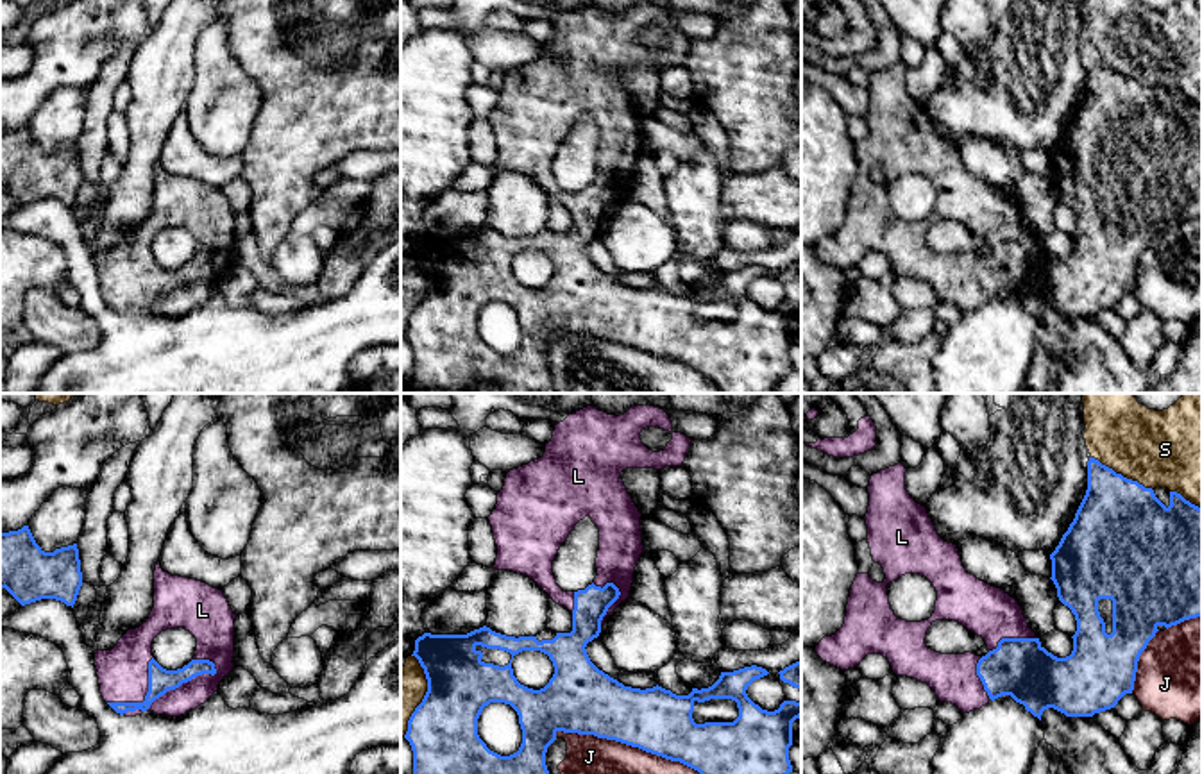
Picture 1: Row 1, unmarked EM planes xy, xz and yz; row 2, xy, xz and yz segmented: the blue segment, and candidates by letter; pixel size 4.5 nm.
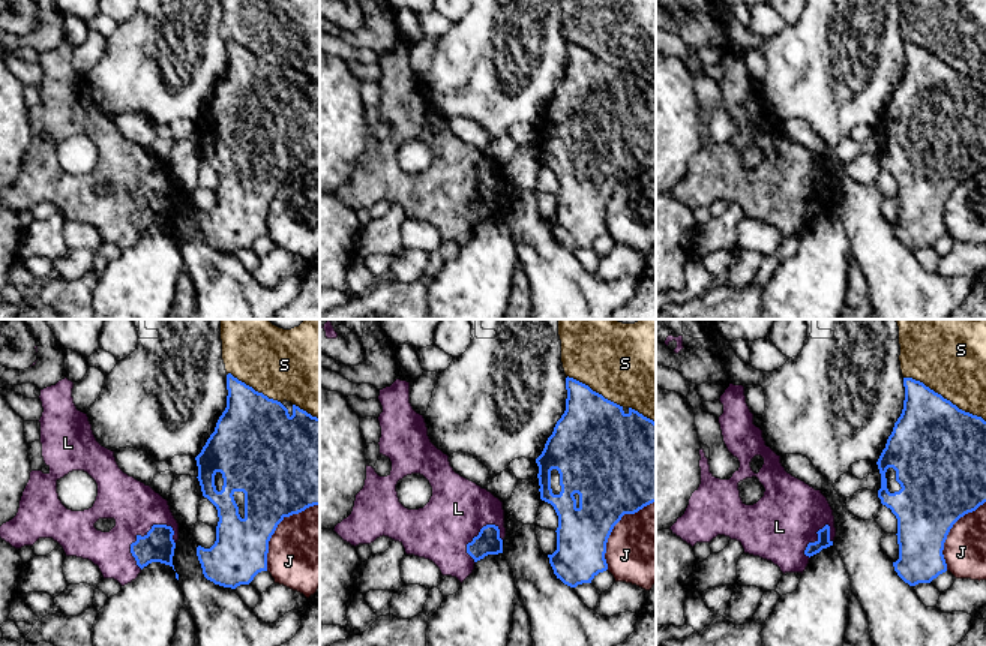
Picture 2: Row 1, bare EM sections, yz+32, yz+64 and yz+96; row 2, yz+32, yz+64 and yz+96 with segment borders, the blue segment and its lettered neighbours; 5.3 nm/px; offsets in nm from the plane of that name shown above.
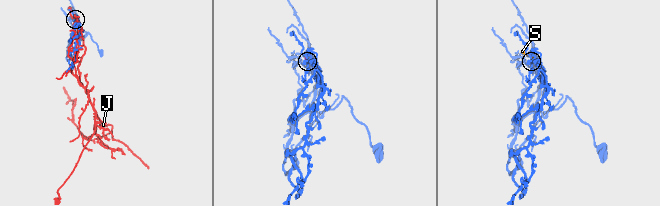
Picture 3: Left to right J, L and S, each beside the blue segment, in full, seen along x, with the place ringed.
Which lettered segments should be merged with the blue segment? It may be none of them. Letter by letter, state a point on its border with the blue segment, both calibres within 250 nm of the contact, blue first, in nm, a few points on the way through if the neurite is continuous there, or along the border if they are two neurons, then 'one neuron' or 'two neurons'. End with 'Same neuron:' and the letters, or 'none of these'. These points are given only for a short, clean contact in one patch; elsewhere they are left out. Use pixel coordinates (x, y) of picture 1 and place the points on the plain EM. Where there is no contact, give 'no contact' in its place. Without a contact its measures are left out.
J: contact xz (639, 347); calibres 300 and 460 nm; two neurons
L: contact xy (185, 281); calibres 110 and 180 nm; one neuron
S: contact yz (1120, 74); calibres 420 and 340 nm; two neurons
Same neuron: L

